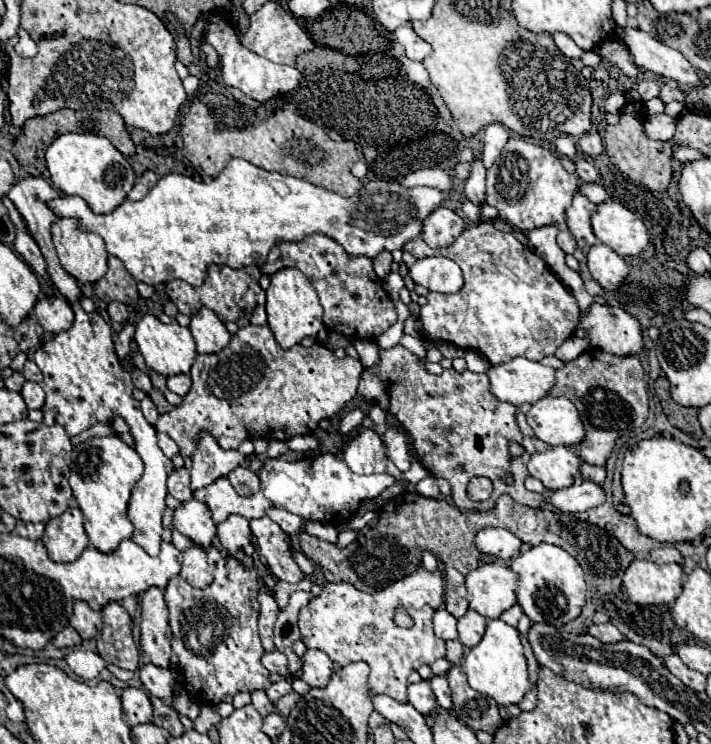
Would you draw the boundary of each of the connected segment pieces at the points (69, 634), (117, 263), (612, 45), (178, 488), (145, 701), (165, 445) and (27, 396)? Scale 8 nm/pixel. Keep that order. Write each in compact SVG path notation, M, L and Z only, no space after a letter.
M65 626L55 638L53 644L57 648L69 648L69 646L79 646L81 644L81 636L77 634L77 630L73 626Z
M109 256L107 258L107 274L97 280L93 284L95 288L95 296L99 300L103 300L105 304L113 302L113 300L119 300L123 304L137 304L139 300L139 292L137 292L137 282L135 278L125 270L123 262L117 258L117 256Z
M611 38L611 40L601 42L597 46L597 52L603 56L603 60L619 66L625 76L629 76L629 78L637 78L639 76L639 68L635 66L631 54L627 52L625 42L621 42L619 38Z
M183 466L183 468L177 468L169 474L169 480L167 480L167 488L169 488L169 494L181 502L187 502L193 498L193 490L189 486L189 470Z
M125 688L121 694L121 702L123 702L123 716L129 726L153 720L151 700L143 688Z
M157 434L159 436L159 448L165 452L165 456L167 458L173 458L175 454L179 454L179 448L177 448L177 444L167 436L167 434Z
M25 382L21 396L23 396L27 408L41 408L45 402L45 392L37 382Z

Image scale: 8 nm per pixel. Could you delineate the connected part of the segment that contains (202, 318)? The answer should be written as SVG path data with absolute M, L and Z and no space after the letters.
M201 308L197 314L191 316L189 330L197 342L199 354L215 354L231 340L231 334L227 332L225 324L209 308Z

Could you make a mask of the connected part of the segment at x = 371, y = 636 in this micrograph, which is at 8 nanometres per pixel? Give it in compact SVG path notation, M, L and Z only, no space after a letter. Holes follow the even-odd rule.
M417 568L411 576L405 576L377 594L365 594L347 582L325 584L323 592L313 598L299 612L301 640L307 648L323 650L335 670L351 662L367 662L371 668L369 690L373 696L387 694L397 702L407 702L409 674L423 664L433 664L437 658L445 658L445 640L433 632L433 614L443 604L443 574ZM403 608L413 618L411 628L399 628L393 620L395 610Z

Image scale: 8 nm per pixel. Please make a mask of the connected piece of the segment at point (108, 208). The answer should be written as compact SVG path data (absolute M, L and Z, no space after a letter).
M63 134L45 152L51 182L63 194L81 196L93 212L113 212L131 192L135 174L125 156L111 144L109 138L97 134Z

